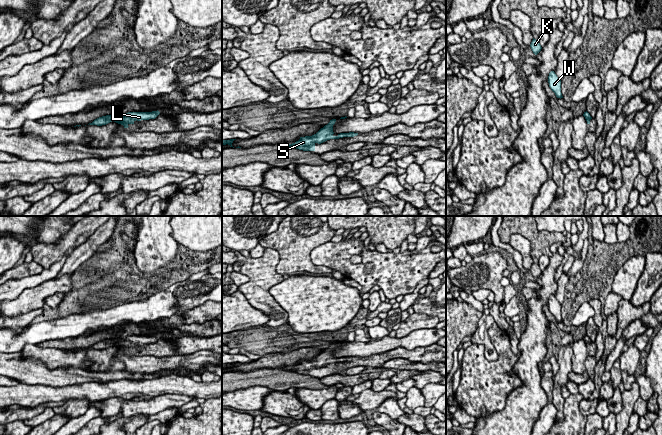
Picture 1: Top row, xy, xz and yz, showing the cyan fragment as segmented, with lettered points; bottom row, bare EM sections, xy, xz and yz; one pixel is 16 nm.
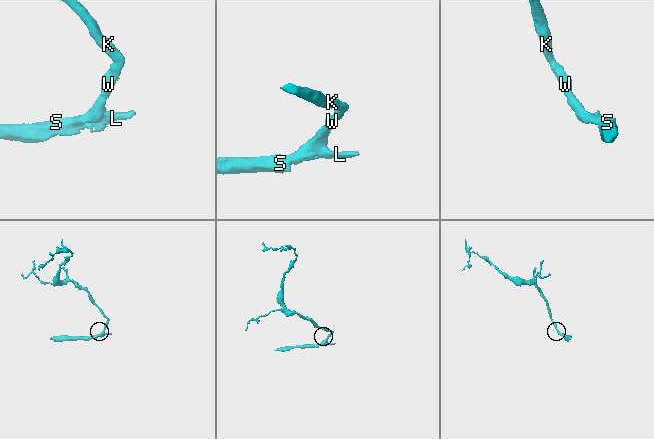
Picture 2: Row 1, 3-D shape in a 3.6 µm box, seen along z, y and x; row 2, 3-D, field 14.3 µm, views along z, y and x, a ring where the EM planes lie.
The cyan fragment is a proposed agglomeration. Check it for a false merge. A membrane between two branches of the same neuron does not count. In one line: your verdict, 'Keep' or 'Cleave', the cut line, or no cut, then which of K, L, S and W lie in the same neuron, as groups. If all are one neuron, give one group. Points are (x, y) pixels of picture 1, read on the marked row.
Keep. No split. Groups: K L S W

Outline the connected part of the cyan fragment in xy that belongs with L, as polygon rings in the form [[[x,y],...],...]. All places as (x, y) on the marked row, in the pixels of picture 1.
[[[157,110],[152,112],[128,112],[119,117],[114,115],[106,115],[95,119],[92,123],[89,124],[102,126],[114,121],[118,124],[123,125],[124,128],[128,128],[129,127],[128,125],[134,124],[136,120],[141,121],[141,120],[155,119],[159,114],[160,112]]]

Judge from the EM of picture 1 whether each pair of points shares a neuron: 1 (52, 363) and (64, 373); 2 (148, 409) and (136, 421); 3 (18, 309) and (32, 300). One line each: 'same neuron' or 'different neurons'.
1: different neurons
2: different neurons
3: same neuron

